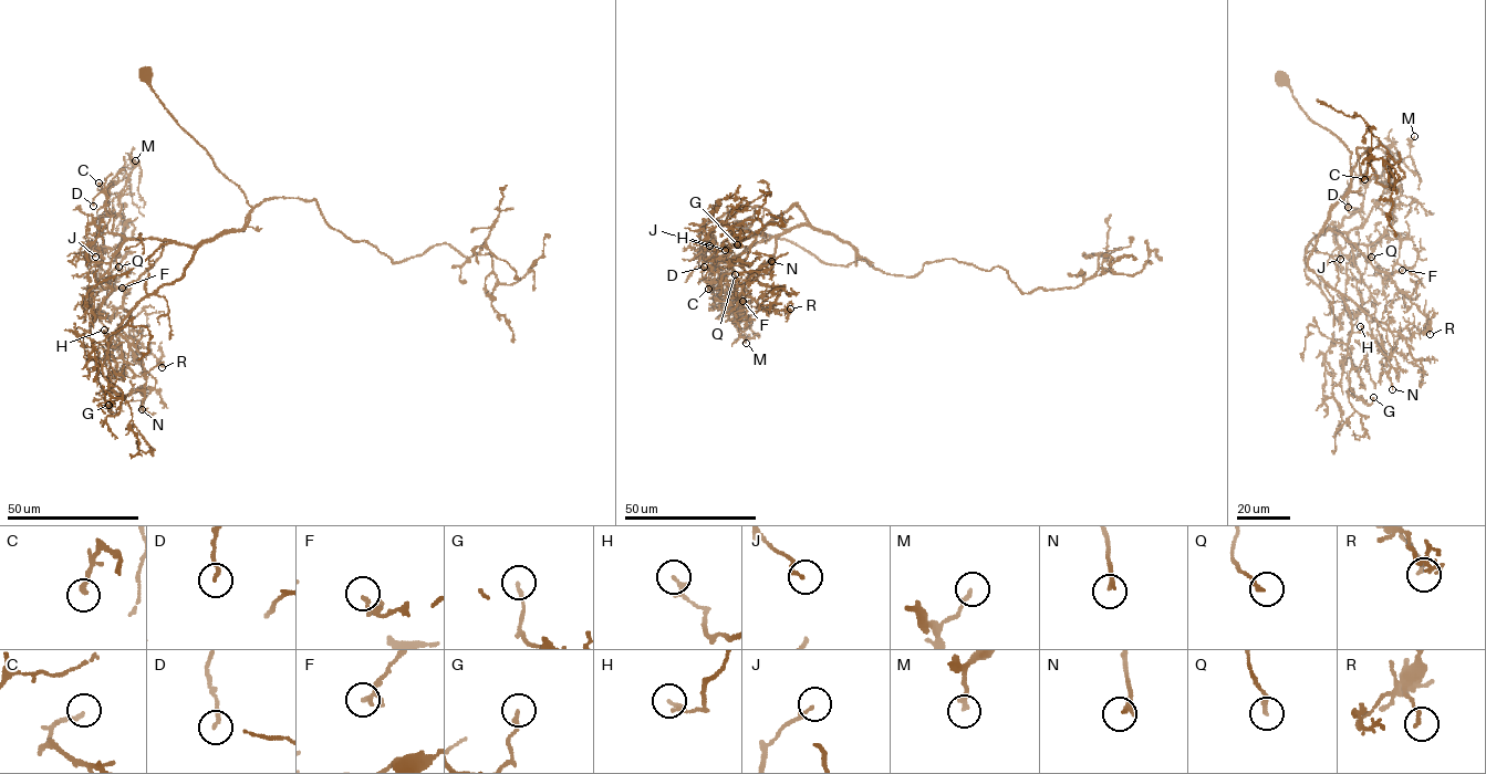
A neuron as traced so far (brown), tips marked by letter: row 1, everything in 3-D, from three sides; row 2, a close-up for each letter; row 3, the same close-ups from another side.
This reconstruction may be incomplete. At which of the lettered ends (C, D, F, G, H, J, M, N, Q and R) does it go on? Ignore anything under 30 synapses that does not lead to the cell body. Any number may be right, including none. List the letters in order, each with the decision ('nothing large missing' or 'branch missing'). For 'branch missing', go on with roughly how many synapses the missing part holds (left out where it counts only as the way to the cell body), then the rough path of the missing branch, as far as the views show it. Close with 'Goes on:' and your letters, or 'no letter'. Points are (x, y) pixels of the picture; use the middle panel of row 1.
C: nothing large missing
D: nothing large missing
F: nothing large missing
G: nothing large missing
H: nothing large missing
J: nothing large missing
M: nothing large missing
N: branch missing; 70 synapses; course (771, 261), (777, 246), (771, 250)
Q: nothing large missing
R: nothing large missing
Goes on: N

